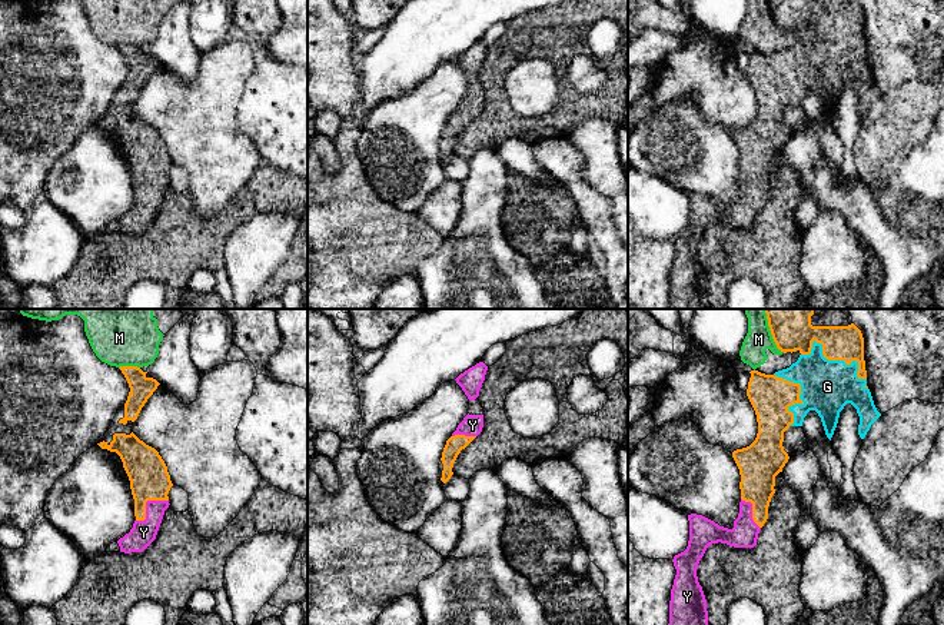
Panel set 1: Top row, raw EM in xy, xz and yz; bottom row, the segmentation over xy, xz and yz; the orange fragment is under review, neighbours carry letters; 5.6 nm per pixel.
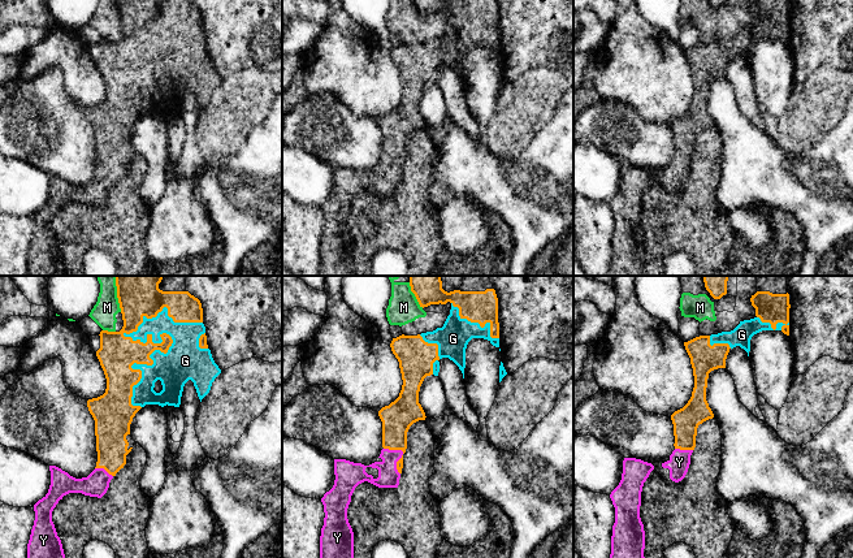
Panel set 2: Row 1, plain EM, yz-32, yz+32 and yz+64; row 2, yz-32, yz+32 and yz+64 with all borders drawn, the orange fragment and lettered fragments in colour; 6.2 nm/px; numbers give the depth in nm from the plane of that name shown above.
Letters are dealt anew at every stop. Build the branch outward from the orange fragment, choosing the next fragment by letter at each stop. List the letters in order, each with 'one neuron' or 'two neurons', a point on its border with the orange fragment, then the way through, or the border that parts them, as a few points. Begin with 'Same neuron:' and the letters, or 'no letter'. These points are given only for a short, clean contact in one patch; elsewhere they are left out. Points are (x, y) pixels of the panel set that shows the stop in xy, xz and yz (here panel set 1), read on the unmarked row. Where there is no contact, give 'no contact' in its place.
Same neuron: G, Y
G: one neuron; contact yz (831, 39)
M: two neurons; contact yz (773, 17)
Y: one neuron; contact xy (145, 183); way xy (149, 159), (145, 183), (143, 212)

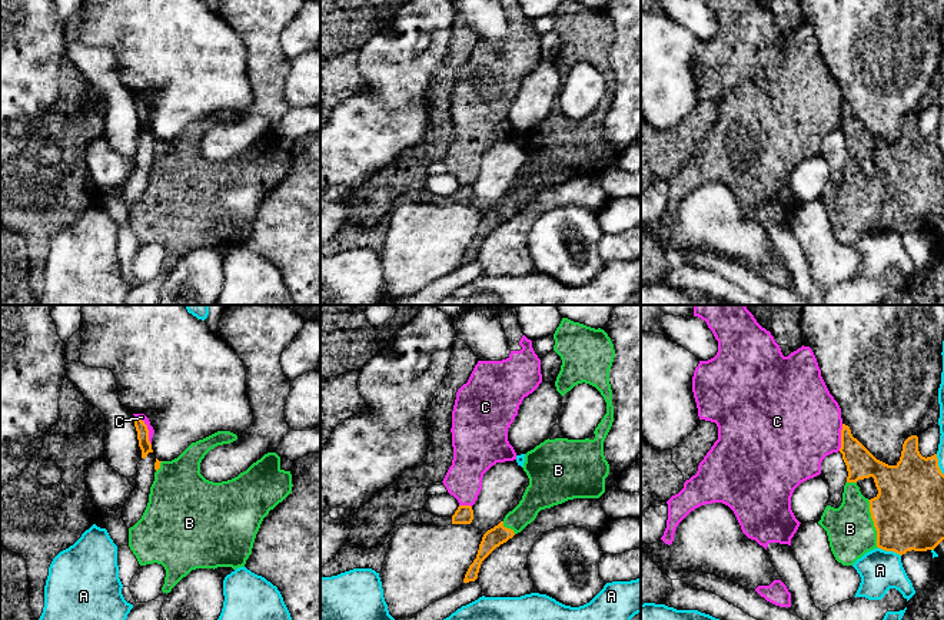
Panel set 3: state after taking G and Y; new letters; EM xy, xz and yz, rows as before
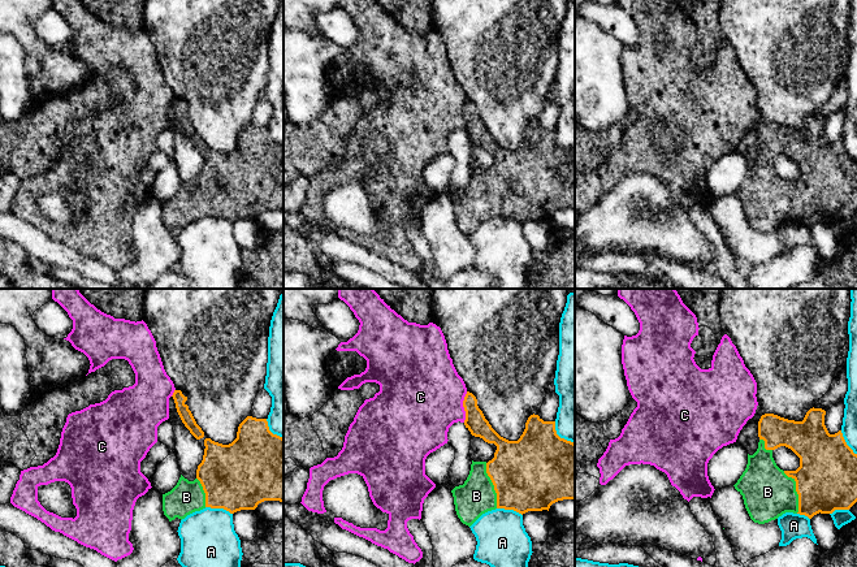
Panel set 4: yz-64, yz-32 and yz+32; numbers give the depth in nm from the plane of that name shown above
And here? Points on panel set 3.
Same neuron: B
A: two neurons; contact yz (890, 229)
B: one neuron; contact yz (874, 204)
C: two neurons; contact xy (148, 109); border xy (135, 95), (146, 105), (150, 123)

